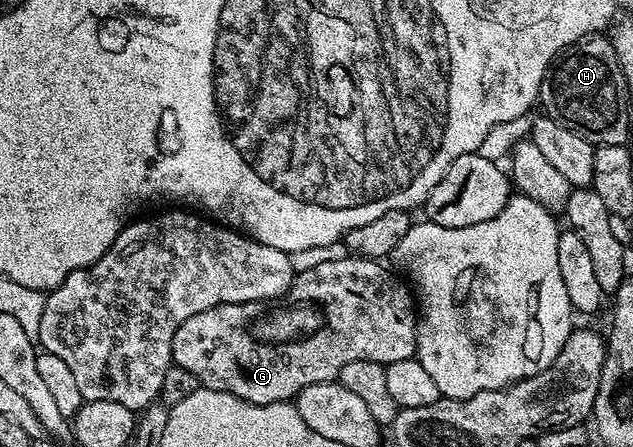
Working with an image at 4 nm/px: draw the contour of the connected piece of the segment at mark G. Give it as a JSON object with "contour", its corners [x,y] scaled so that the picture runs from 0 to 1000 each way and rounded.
{"contour":[[[547,570],[537,582],[510,582],[480,609],[477,602],[461,626],[460,647],[439,671],[344,680],[292,711],[273,747],[275,821],[299,828],[322,868],[360,877],[395,904],[444,904],[464,897],[482,864],[528,852],[539,819],[551,810],[581,805],[610,819],[651,803],[659,698],[645,638],[616,617],[597,579]]]}

